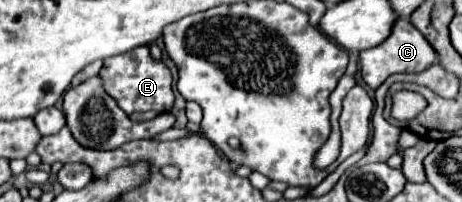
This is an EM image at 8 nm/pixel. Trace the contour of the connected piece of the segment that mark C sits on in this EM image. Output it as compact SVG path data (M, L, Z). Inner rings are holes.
M399 19L395 23L395 31L391 33L391 39L387 39L387 43L373 47L373 49L367 49L367 51L361 51L361 75L363 75L363 81L371 89L377 89L385 83L385 79L389 75L419 73L419 71L425 71L427 67L435 65L437 59L439 59L437 51L429 45L429 41L423 37L423 33L417 31L409 21Z

